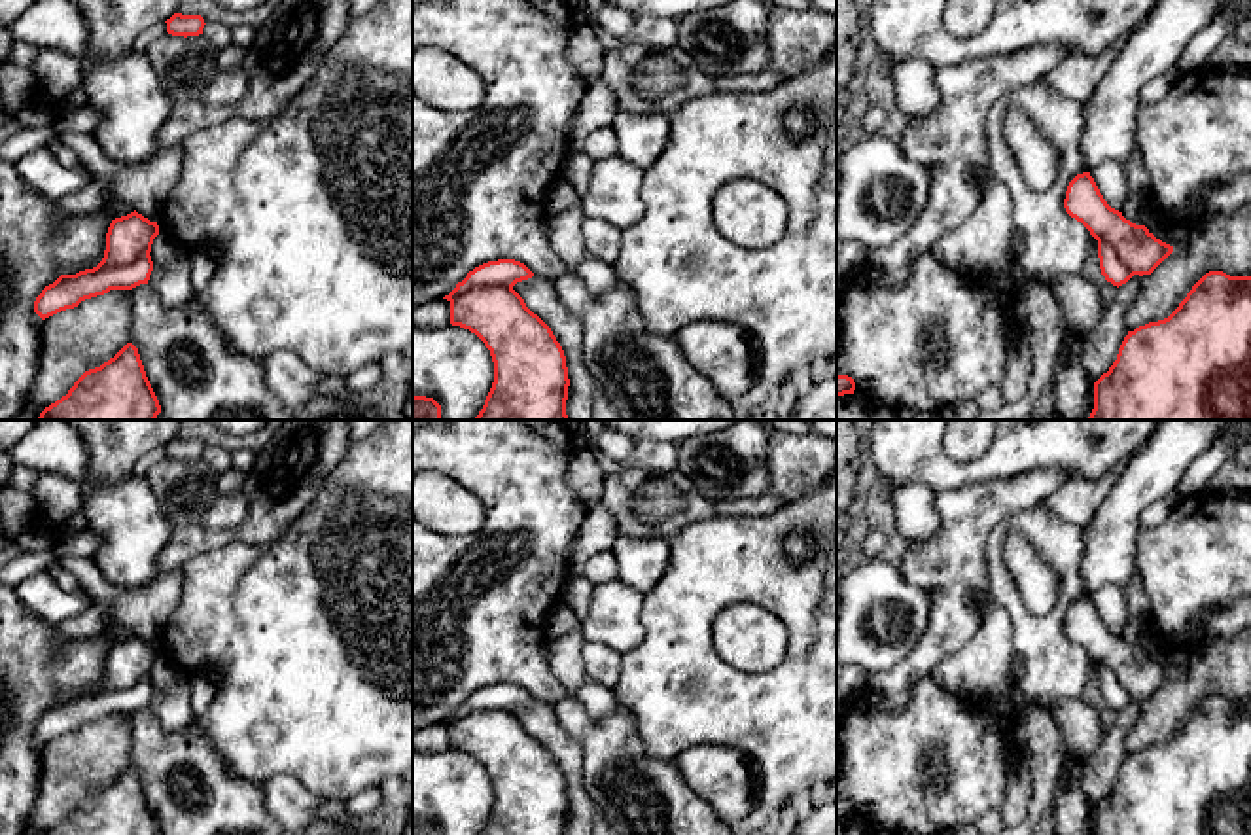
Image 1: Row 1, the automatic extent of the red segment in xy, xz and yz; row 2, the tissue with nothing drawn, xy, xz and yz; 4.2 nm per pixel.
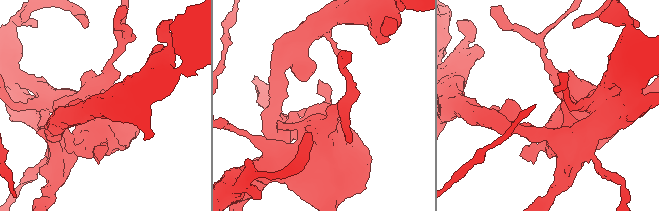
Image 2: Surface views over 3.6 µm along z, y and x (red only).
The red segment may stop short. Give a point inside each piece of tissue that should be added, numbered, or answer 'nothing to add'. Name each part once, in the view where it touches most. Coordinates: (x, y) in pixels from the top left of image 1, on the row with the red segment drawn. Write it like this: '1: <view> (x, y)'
nothing to add

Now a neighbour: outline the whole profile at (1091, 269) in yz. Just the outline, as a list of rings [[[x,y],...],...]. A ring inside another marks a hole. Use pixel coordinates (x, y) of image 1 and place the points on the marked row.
[[[1094,237],[1088,244],[1088,256],[1081,269],[1081,275],[1098,286],[1101,297],[1101,311],[1105,311],[1115,301],[1117,286],[1107,282],[1105,276],[1101,275],[1098,240]]]

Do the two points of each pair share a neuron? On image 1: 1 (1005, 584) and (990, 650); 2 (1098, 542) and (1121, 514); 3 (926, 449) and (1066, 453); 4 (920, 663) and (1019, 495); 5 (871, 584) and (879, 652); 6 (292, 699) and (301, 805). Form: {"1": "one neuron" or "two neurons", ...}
{"1": "two neurons", "2": "one neuron", "3": "one neuron", "4": "one neuron", "5": "one neuron", "6": "two neurons"}

